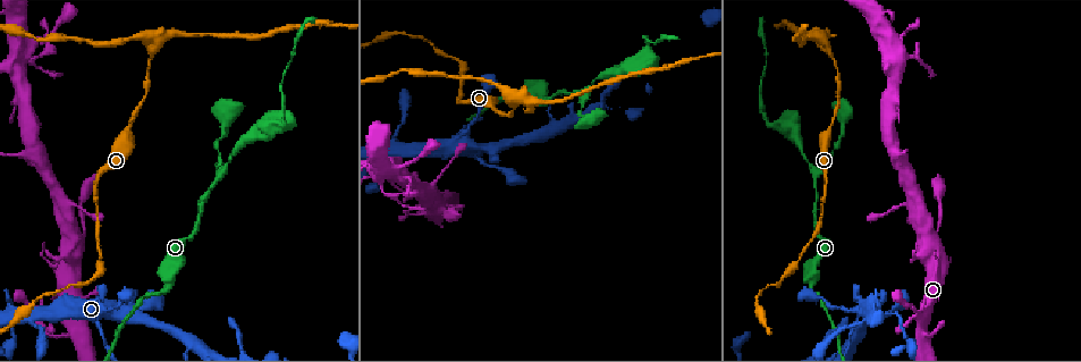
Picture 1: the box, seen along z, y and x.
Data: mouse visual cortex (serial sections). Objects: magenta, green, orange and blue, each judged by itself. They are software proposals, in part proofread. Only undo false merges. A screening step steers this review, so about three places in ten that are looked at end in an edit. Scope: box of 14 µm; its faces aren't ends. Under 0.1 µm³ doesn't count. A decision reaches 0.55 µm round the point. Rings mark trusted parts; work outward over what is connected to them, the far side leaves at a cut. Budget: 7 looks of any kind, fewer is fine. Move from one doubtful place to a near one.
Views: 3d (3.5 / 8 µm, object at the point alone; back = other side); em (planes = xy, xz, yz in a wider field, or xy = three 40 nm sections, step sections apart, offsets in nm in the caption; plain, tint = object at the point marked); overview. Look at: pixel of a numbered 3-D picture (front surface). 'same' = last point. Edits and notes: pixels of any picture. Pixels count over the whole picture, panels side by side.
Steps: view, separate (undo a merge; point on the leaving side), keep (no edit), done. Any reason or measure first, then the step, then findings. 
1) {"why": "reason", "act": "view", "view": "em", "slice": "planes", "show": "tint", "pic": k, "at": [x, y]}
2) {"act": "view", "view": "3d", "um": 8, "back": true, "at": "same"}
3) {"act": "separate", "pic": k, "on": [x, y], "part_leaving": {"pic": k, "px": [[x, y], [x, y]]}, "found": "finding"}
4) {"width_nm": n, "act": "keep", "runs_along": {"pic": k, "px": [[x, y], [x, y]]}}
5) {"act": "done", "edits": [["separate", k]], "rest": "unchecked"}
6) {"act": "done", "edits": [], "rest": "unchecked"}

{"why": "thick turns thin", "act": "view", "view": "3d", "um": 3.5, "pic": 1, "at": [169, 284]}

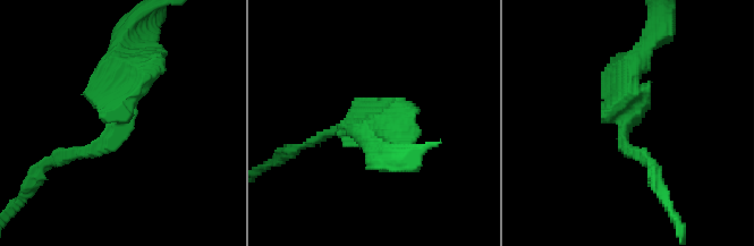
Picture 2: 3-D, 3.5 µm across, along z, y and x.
{"arm_widths_nm": [150, 350], "why": "shape alone is not enough", "act": "view", "view": "em", "slice": "xy", "step": 2, "show": "plain", "pic": 2, "at": [119, 128]}

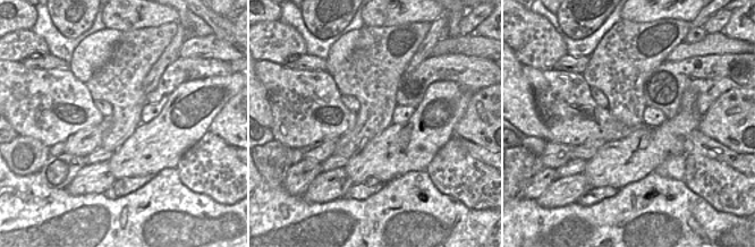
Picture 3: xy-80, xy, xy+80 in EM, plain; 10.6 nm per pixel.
{"why": "with the object marked", "act": "view", "view": "em", "slice": "xy", "step": 2, "show": "tint", "at": "same"}

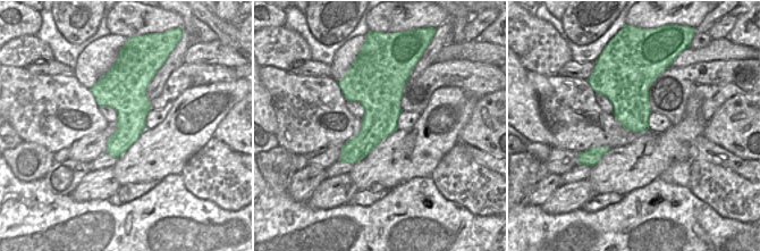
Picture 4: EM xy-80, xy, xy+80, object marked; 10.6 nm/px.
{"act": "keep", "runs_along": {"pic": 2, "px": [[121, 56], [118, 128], [56, 160]]}, "found": "all the same cell"}

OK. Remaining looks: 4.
{"why": "abrupt turn", "act": "view", "view": "3d", "um": 8, "pic": 1, "at": [878, 317]}

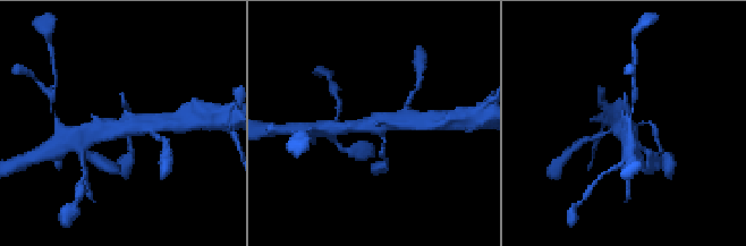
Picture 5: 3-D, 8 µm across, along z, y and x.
{"why": "shape alone is not enough", "act": "view", "view": "em", "slice": "xy", "step": 3, "show": "tint", "pic": 5, "at": [384, 129]}

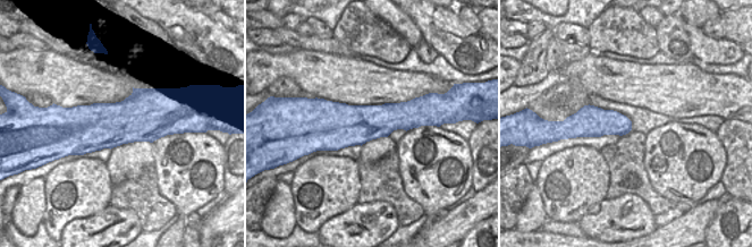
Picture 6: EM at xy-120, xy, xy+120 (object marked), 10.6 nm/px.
{"width_nm": 440, "act": "keep", "runs_along": {"pic": 5, "px": [[415, 121], [386, 124], [383, 153]]}, "found": "continuous, no second cell"}

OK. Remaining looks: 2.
{"why": "arms part here", "act": "view", "view": "3d", "um": 3.5, "pic": 1, "at": [584, 94]}

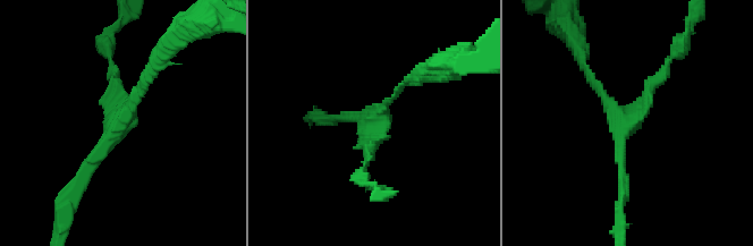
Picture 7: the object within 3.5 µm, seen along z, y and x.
{"arms": 3, "arm_widths_nm": [100, 150, 150], "act": "view", "view": "em", "slice": "xy", "step": 1, "show": "tint", "pic": 7, "at": [624, 121]}

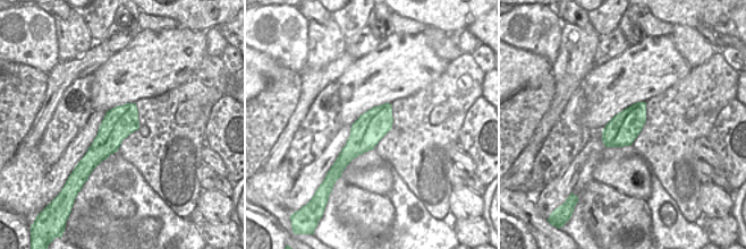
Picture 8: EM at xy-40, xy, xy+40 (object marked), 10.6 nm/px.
{"act": "keep", "found": "all the same cell"}

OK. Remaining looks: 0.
{"act": "done", "edits": [], "rest": "unchecked"}

